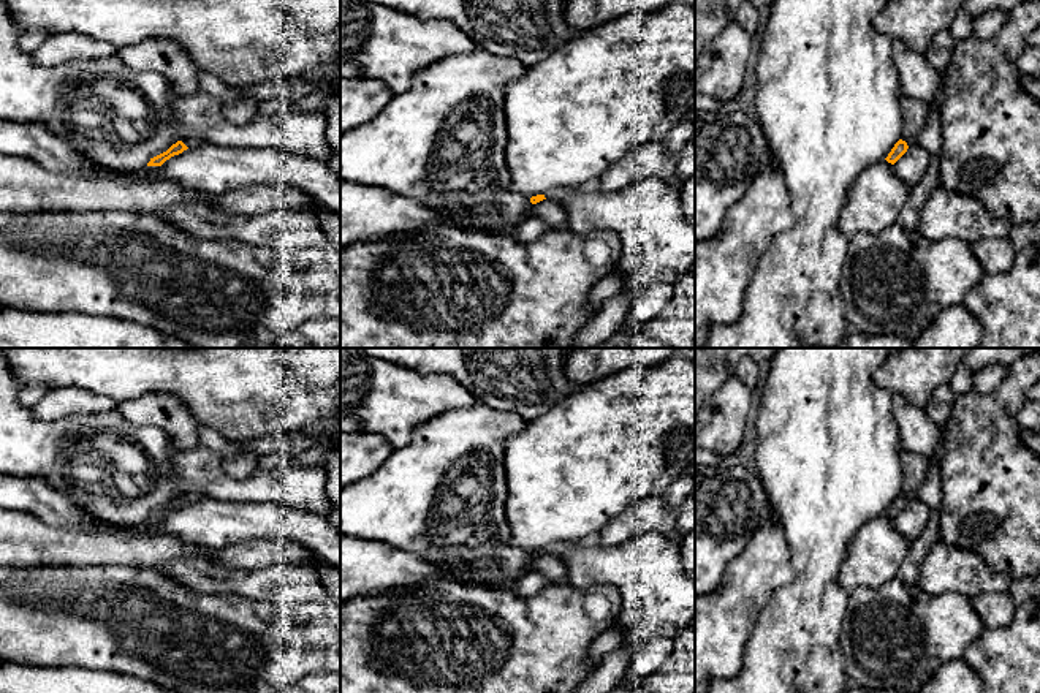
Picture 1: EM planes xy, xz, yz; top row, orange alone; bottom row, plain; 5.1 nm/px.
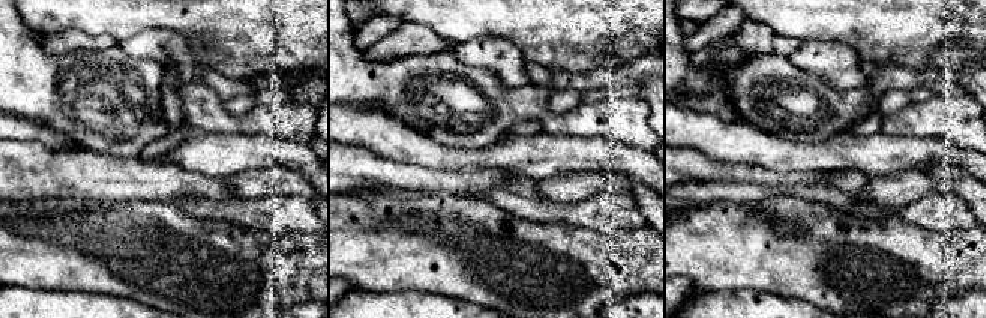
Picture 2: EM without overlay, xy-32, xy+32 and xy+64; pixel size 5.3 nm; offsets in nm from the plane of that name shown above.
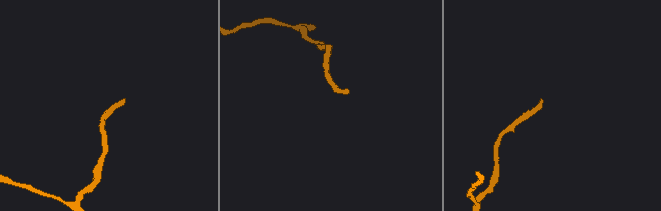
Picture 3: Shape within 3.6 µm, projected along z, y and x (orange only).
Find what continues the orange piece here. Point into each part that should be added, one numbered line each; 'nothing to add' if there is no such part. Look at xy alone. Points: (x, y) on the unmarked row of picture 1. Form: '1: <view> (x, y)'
nothing to add

